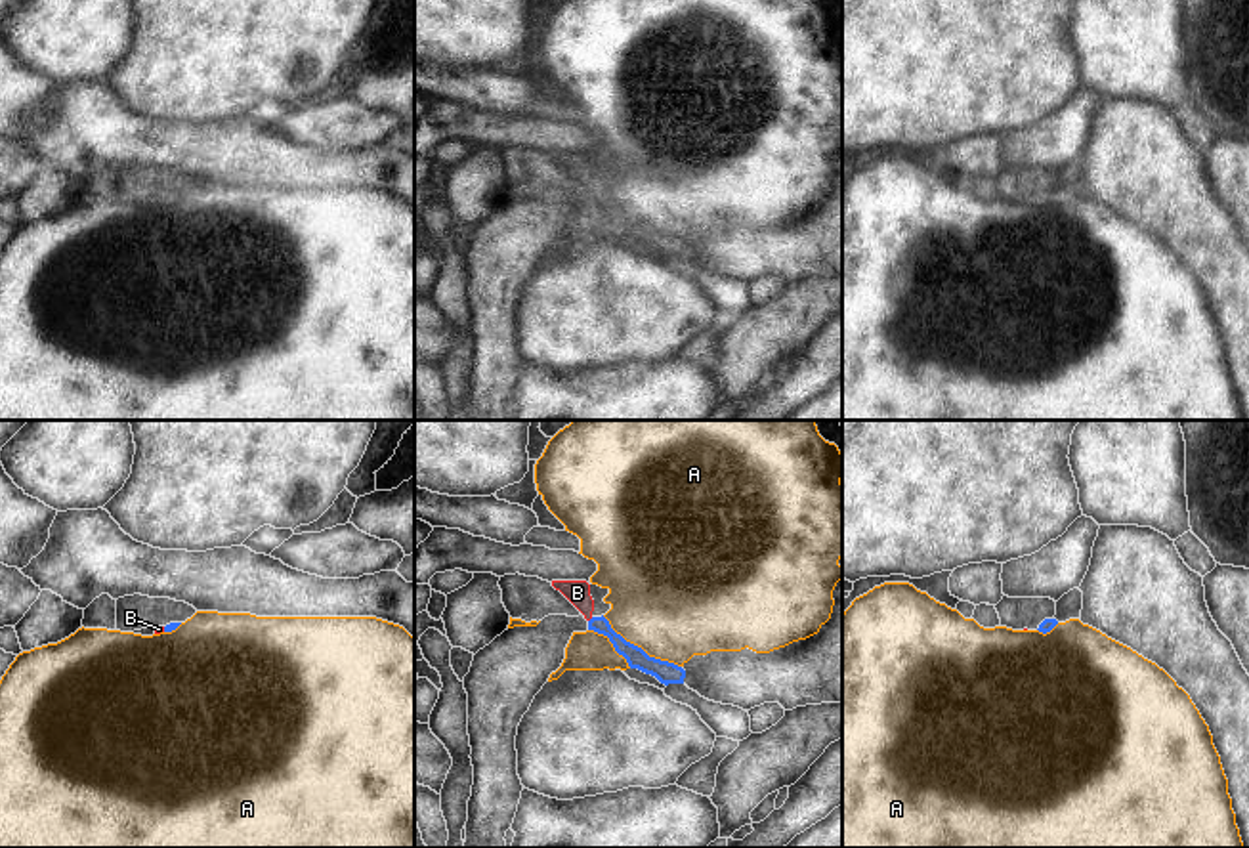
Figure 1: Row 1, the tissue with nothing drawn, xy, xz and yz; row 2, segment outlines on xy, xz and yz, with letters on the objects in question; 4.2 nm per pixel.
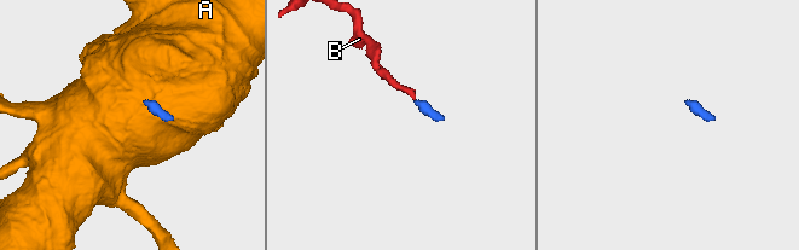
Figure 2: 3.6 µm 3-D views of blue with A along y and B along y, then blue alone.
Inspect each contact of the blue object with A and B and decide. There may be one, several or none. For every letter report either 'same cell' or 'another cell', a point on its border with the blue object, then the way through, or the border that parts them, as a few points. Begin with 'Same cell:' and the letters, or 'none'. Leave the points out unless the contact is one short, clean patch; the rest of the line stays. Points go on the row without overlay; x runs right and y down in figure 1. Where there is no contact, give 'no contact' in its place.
Same cell: B
A: another cell; contact xz (640, 220); border xz (602, 188), (617, 205), (650, 228), (680, 239)
B: same cell; contact xz (591, 191); way xz (636, 230), (591, 191), (577, 165)

